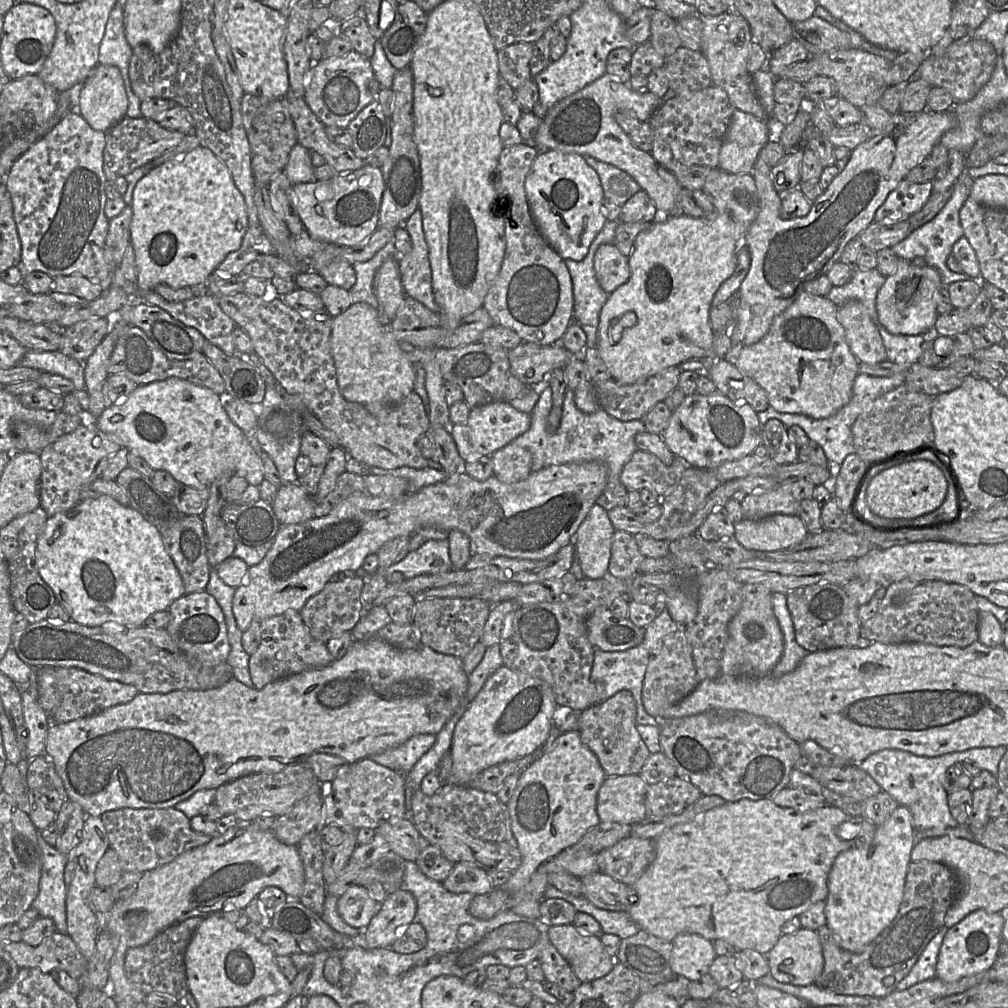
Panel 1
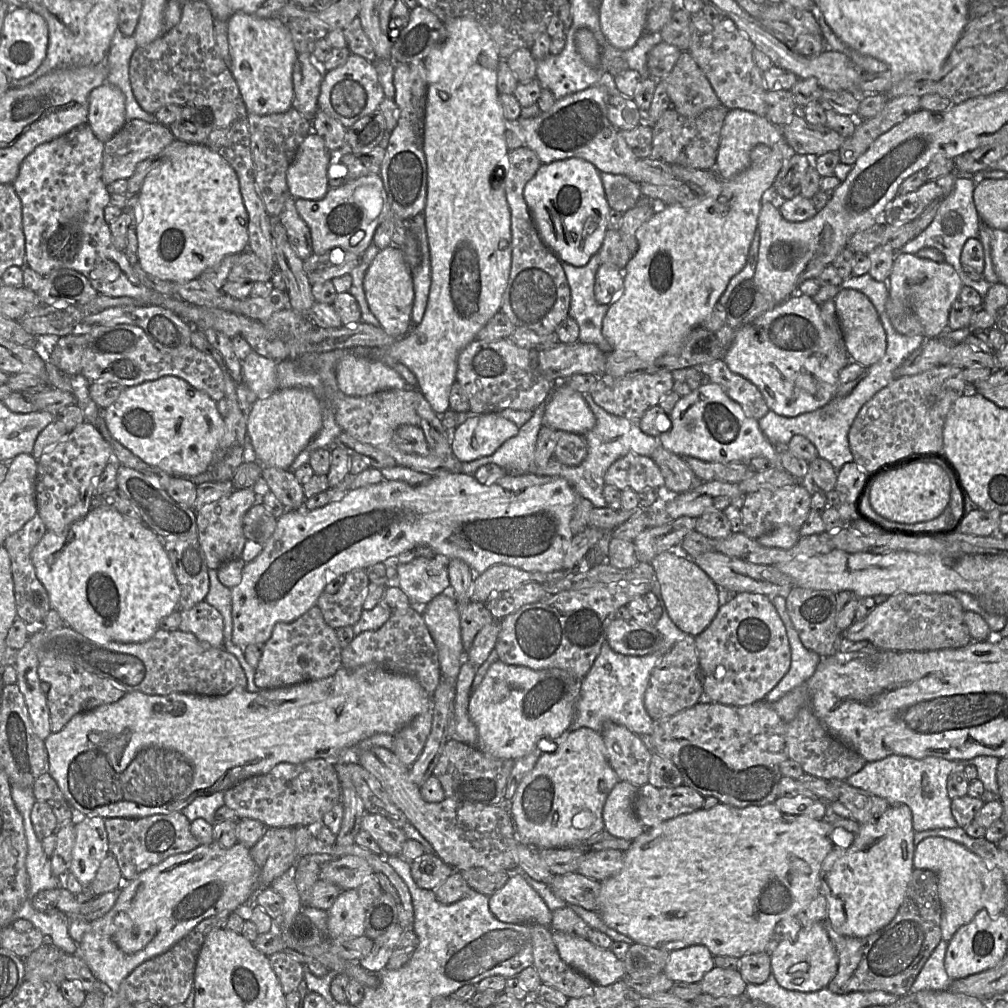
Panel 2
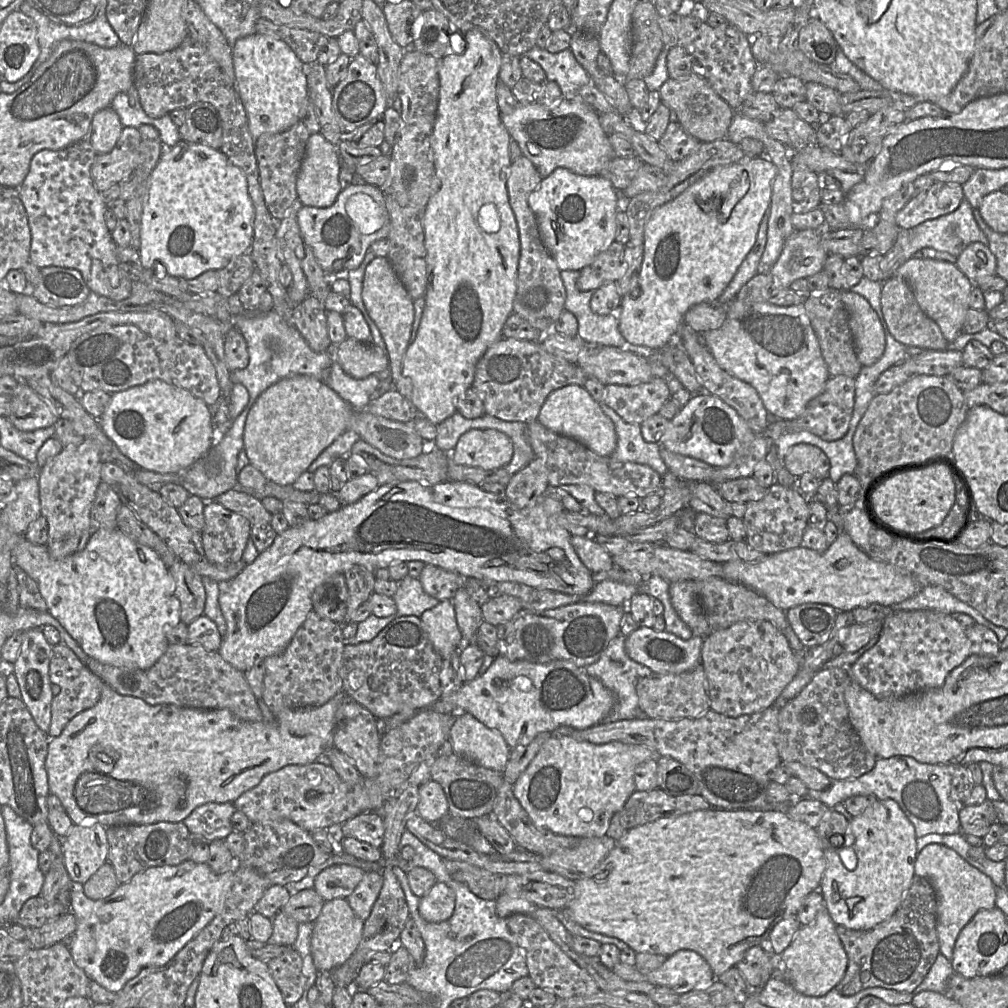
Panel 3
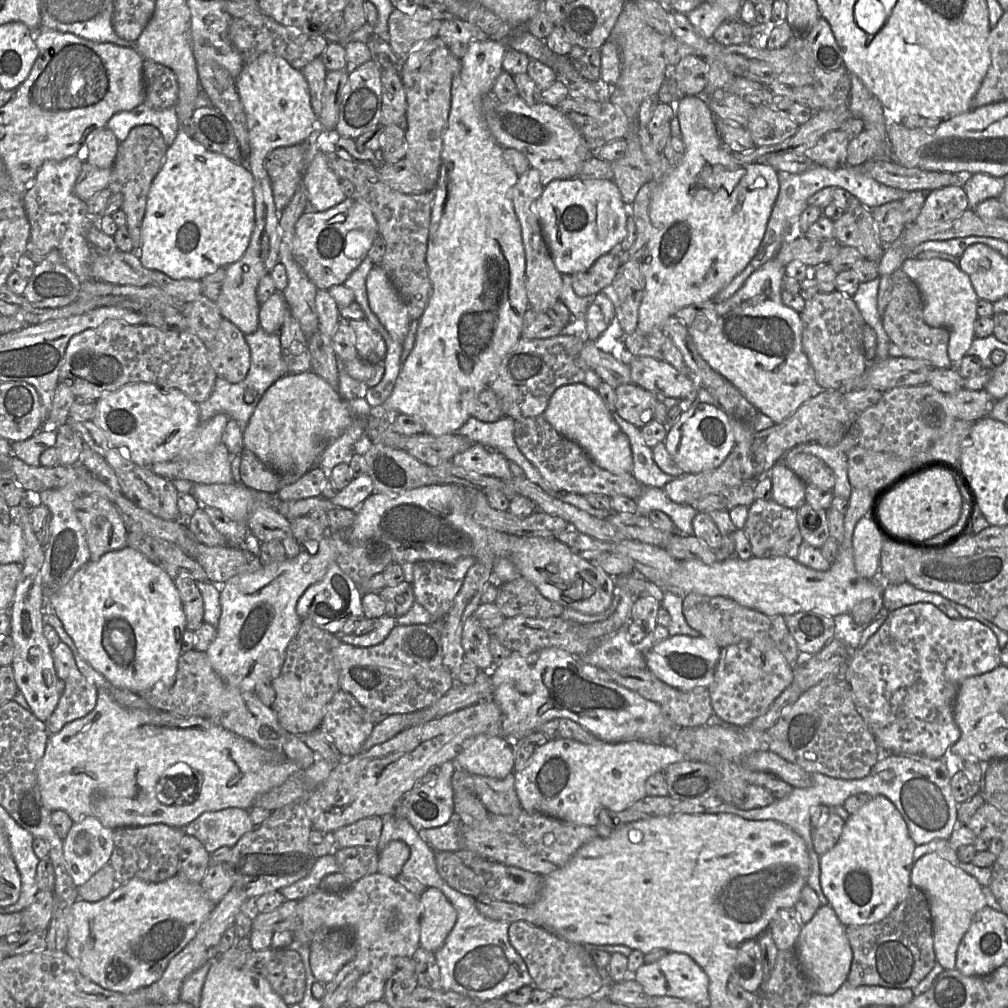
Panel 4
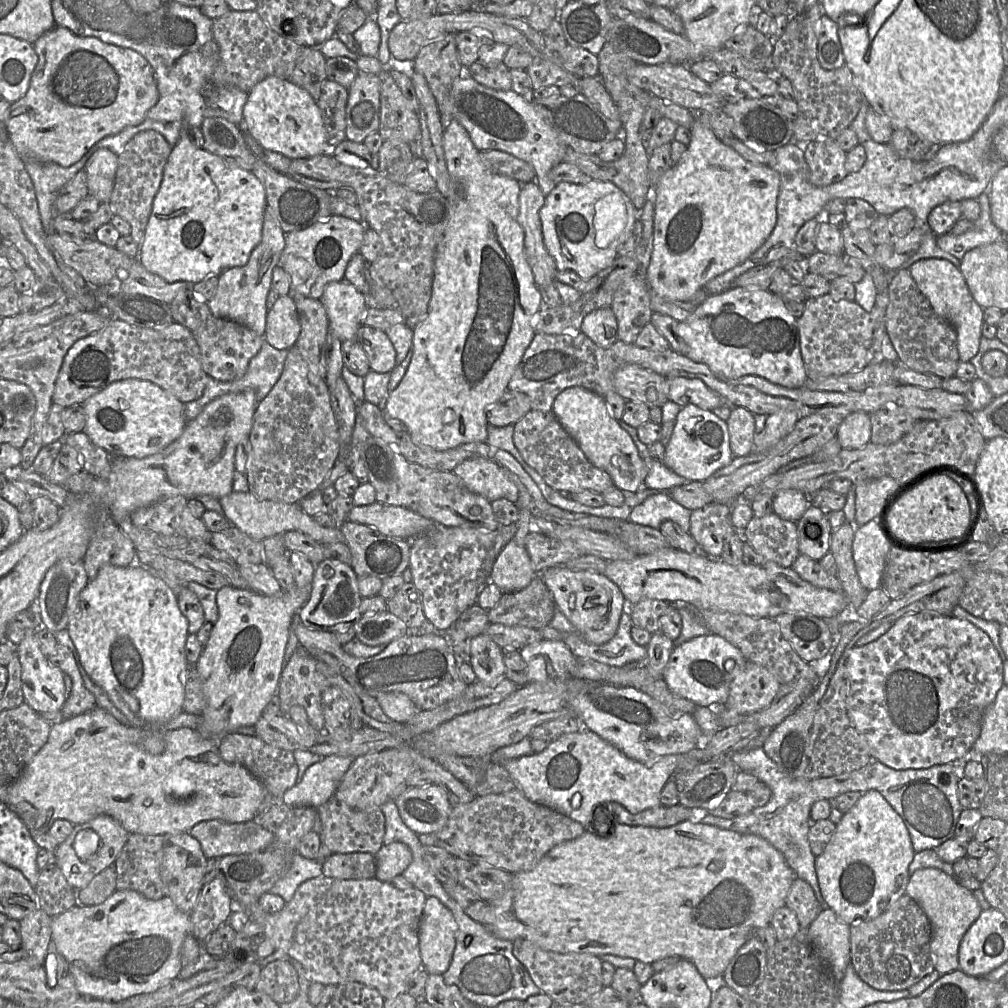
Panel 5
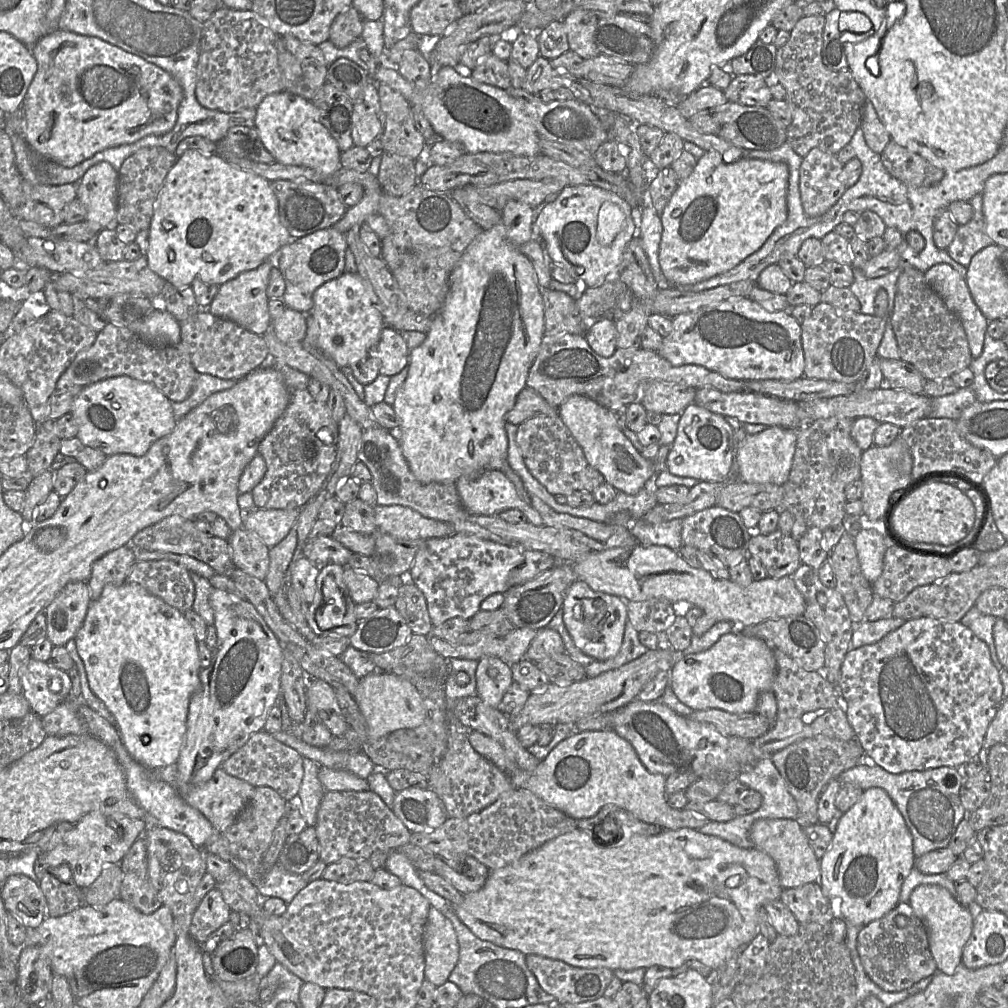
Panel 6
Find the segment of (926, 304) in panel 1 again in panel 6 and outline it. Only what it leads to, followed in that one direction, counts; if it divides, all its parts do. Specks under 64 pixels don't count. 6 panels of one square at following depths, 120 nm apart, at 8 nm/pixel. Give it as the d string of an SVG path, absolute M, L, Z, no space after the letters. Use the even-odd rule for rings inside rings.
M946 263L933 265L924 276L947 308L960 319L972 359L978 358L983 349L988 320L974 302L965 279Z

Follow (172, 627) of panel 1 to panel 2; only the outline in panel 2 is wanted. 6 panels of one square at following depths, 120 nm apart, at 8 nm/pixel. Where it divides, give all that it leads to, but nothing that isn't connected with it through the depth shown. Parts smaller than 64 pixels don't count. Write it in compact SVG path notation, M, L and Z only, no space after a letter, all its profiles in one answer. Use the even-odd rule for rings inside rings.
M205 600L190 609L181 610L179 630L193 634L200 642L214 648L223 648L223 617Z

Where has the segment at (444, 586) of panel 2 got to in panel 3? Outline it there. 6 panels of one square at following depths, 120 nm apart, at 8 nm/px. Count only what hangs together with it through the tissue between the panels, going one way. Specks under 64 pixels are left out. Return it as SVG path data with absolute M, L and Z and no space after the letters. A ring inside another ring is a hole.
M407 575L397 583L398 588L393 597L397 606L396 617L420 617L426 610L440 602L424 591L418 578Z

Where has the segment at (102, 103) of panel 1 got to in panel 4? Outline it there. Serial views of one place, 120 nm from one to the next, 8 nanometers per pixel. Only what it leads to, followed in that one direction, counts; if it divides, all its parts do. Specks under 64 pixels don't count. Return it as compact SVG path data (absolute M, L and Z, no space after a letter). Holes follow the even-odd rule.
M107 126L93 130L86 138L87 161L99 168L112 168L120 141Z

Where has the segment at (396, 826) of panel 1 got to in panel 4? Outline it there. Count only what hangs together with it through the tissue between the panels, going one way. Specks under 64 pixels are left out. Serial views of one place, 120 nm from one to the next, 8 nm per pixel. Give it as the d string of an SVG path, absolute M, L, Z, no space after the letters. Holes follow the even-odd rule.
M370 816L343 826L335 830L333 834L339 848L366 846L377 849L382 828L383 818Z

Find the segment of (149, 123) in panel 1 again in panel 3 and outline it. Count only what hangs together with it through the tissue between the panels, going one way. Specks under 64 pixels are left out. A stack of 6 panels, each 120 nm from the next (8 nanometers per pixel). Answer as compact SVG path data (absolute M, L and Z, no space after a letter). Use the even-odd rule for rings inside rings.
M124 127L121 135L108 153L101 153L95 156L91 165L90 173L95 188L101 192L114 183L120 183L128 178L139 162L141 135L137 127Z

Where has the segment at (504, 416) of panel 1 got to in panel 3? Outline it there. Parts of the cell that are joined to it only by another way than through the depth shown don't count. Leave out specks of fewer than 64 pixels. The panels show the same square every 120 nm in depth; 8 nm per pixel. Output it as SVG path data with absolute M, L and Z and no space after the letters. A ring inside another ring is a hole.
M471 429L458 440L451 458L455 463L485 470L506 466L513 456L513 443L495 429Z

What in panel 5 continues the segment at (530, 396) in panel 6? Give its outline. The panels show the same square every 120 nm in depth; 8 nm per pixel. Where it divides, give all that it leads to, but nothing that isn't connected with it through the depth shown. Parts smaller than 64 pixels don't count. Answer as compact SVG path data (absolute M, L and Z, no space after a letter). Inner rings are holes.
M507 390L498 401L488 407L486 418L488 424L494 426L507 426L509 424L514 425L531 410L532 407L530 398L525 393Z

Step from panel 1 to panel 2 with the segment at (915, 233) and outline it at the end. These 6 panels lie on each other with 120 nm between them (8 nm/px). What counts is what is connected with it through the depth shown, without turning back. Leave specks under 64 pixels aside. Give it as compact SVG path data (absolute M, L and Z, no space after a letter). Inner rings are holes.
M956 178L950 194L942 200L936 215L930 225L902 246L897 253L916 254L923 248L934 248L943 253L945 263L950 264L958 273L964 286L974 288L983 298L991 284L985 279L974 281L969 279L963 272L960 255L965 242L970 238L979 238L980 217L974 205L973 192L975 183L972 178Z

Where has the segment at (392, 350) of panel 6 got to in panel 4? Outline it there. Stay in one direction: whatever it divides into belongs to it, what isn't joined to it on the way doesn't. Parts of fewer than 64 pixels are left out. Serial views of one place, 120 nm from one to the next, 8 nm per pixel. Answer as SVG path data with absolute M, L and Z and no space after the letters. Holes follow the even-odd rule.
M366 319L349 320L348 324L354 332L354 344L361 359L383 364L386 356L386 343Z

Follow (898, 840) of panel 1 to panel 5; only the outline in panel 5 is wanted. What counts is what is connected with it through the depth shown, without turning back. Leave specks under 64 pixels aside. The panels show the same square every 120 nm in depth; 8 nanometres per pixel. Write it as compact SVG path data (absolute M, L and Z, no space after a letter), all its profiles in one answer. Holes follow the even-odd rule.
M879 791L864 792L857 803L843 813L830 842L823 853L816 857L816 874L826 906L848 925L877 918L906 894L910 879L908 868L914 854L909 831L901 816Z

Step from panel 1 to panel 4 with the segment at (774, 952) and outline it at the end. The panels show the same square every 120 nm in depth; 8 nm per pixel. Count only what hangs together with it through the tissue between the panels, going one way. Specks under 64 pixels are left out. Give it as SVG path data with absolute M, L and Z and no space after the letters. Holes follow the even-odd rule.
M821 905L813 918L802 925L794 949L800 969L813 993L831 995L847 980L852 963L852 949L845 927L830 905Z

